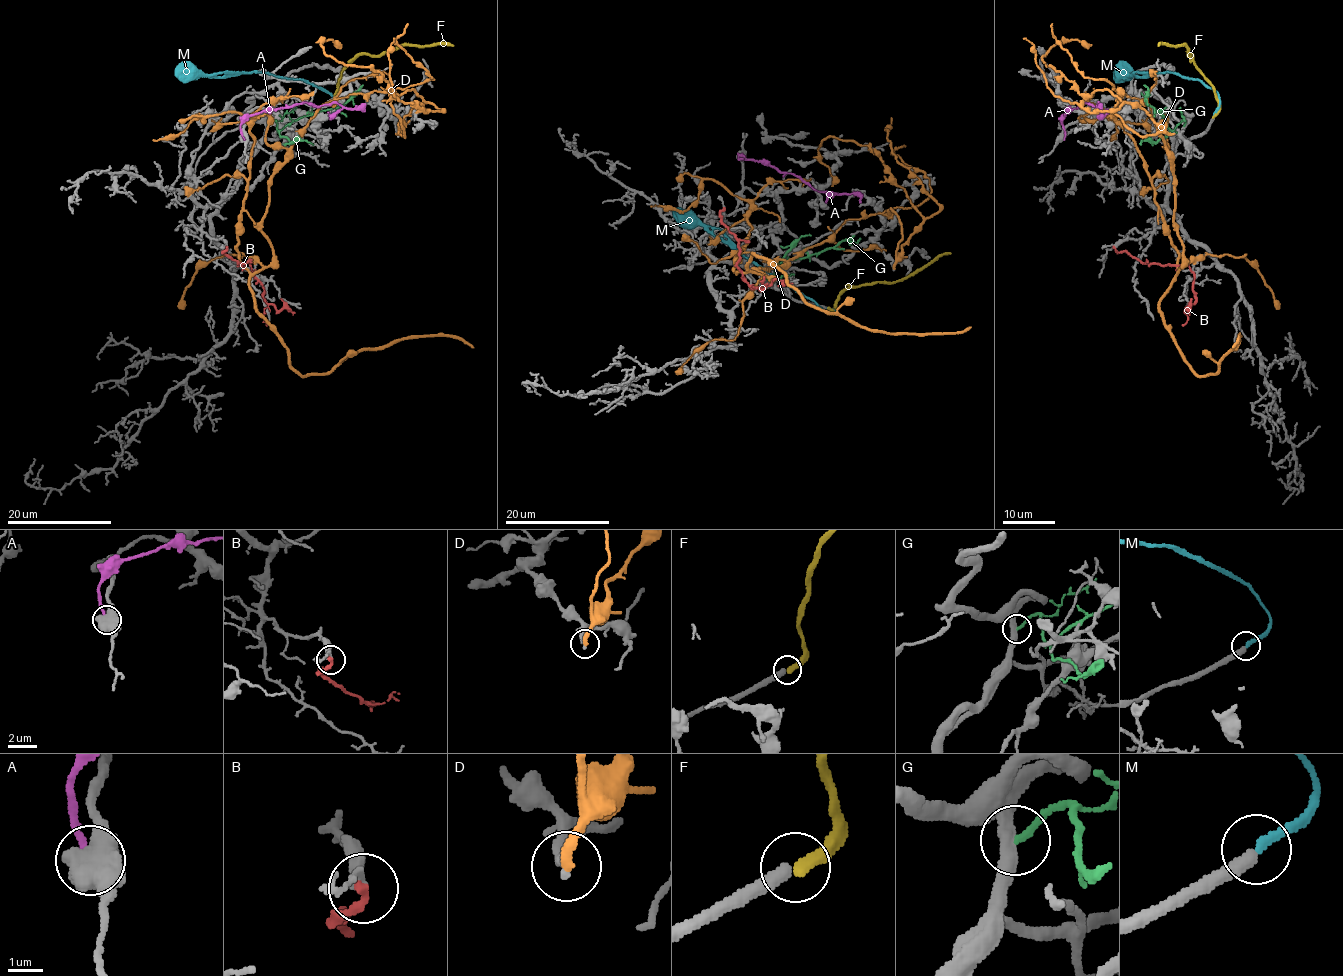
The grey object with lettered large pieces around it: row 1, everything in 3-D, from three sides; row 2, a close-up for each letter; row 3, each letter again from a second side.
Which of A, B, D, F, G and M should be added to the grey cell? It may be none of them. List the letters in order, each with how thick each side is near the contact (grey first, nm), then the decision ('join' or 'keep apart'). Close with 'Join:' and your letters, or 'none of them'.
A: calibres 600 and 240 nm; keep apart
B: calibres 320 and 240 nm; keep apart
D: calibres 220 and 280 nm; keep apart
F: calibres 320 and 340 nm; keep apart
G: calibres 400 and 180 nm; keep apart
M: calibres 320 and 200 nm; keep apart
Join: none of them

